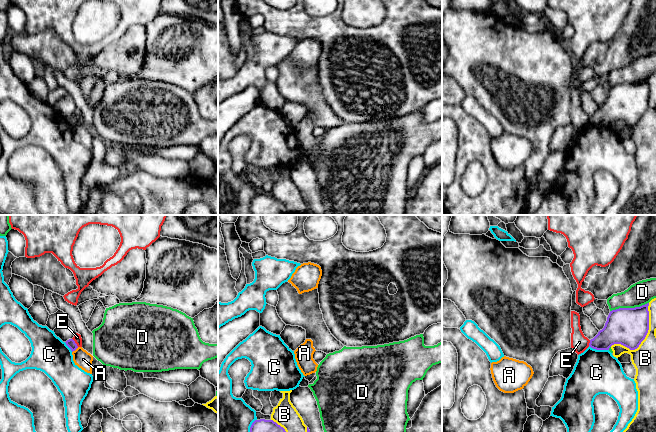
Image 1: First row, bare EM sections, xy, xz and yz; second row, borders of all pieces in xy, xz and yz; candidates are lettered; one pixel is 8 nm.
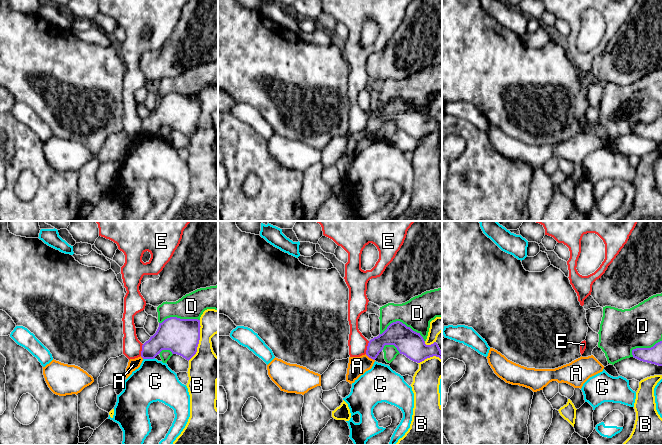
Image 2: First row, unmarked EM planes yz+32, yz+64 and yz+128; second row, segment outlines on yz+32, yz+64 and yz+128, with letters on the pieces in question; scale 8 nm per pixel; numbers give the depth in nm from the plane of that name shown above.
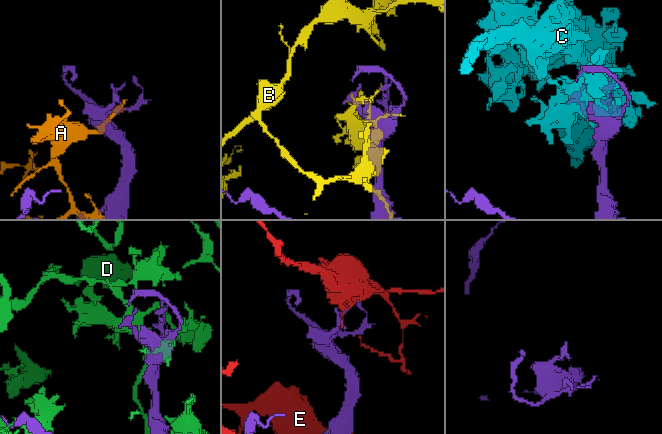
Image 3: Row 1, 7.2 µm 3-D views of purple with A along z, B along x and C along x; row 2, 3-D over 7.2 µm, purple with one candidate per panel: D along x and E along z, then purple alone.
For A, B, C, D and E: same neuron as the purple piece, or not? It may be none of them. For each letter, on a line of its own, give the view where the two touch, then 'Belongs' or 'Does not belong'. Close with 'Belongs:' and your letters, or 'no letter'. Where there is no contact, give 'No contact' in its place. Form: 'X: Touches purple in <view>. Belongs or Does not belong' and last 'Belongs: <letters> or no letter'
A: Touches purple in xy. Does not belong
B: Touches purple in yz. Does not belong
C: Touches purple in yz. Does not belong
D: Touches purple in yz. Does not belong
E: Touches purple in xy. Does not belong
Belongs: no letter

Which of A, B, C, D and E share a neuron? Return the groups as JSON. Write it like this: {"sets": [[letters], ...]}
{"sets": [["A"], ["B"], ["C"], ["D"], ["E"]]}

